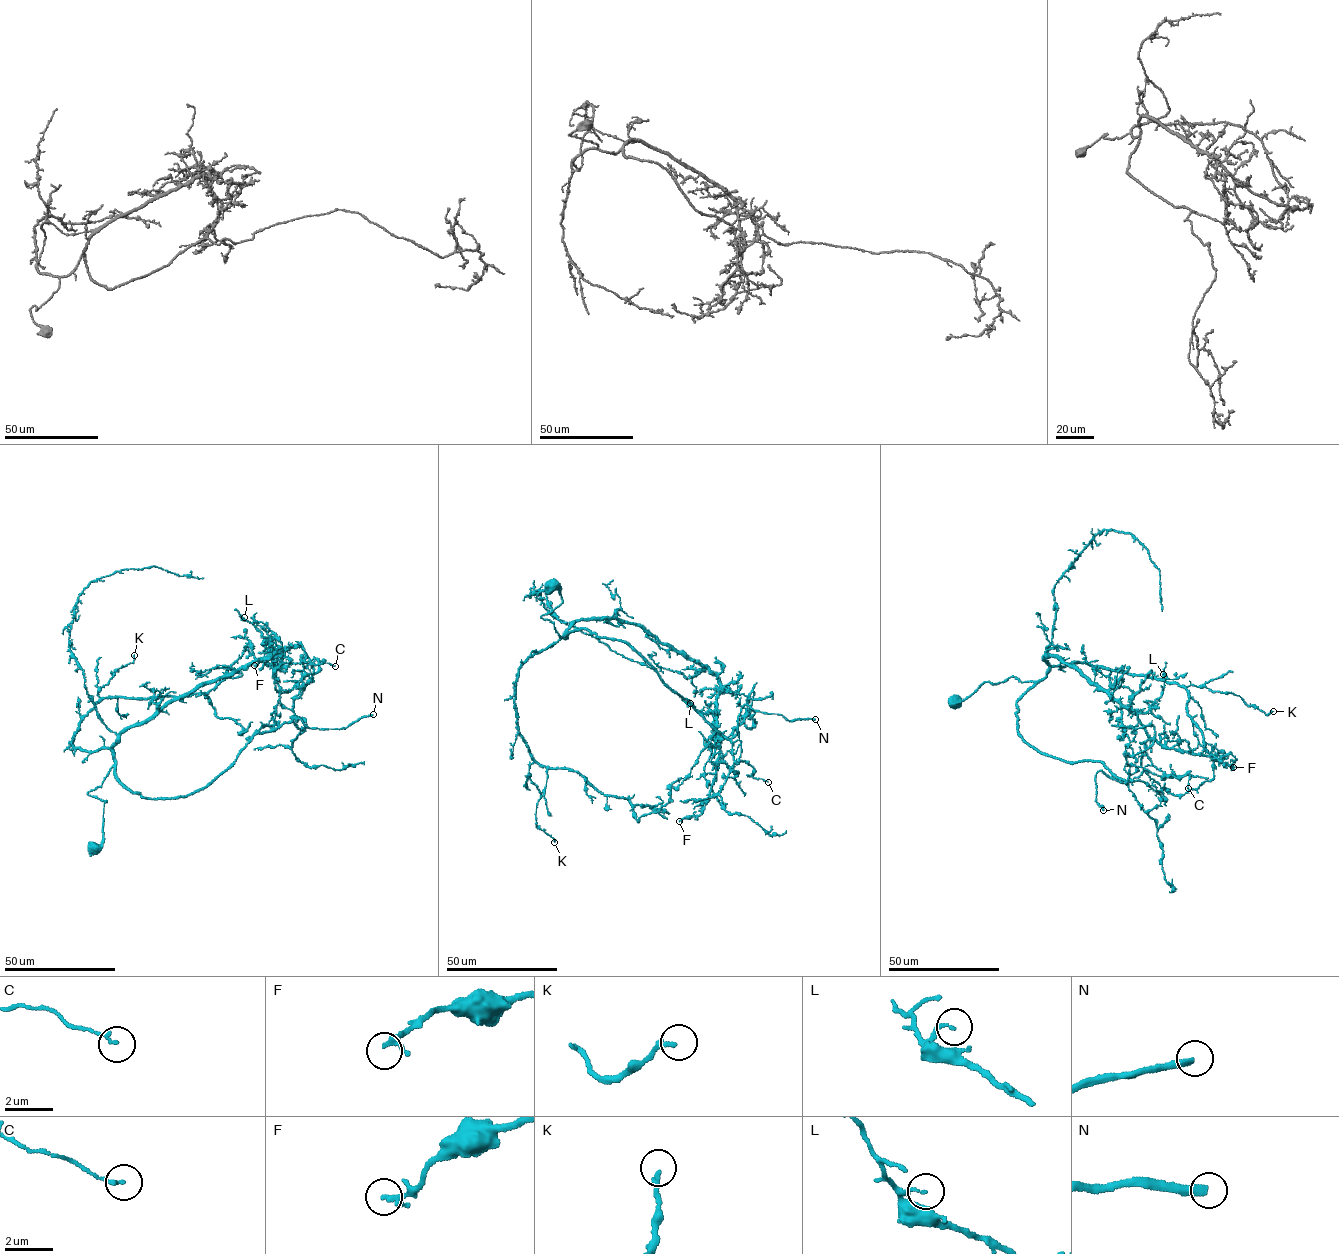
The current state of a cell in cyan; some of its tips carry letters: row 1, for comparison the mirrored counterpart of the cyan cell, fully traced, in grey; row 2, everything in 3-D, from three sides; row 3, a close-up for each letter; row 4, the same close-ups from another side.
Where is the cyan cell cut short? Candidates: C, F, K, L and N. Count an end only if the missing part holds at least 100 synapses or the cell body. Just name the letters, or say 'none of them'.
N

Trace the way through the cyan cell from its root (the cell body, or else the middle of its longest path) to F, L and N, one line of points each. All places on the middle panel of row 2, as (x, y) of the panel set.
F: (550, 586), (562, 602), (541, 617), (559, 636), (613, 617), (717, 676), (715, 780), (700, 814), (679, 821)
L: (550, 586), (562, 602), (541, 617), (559, 636), (574, 621), (613, 617), (713, 673), (715, 709), (690, 703)
N: (550, 586), (562, 602), (541, 617), (559, 636), (585, 629), (626, 642), (729, 739), (745, 705), (815, 719)

